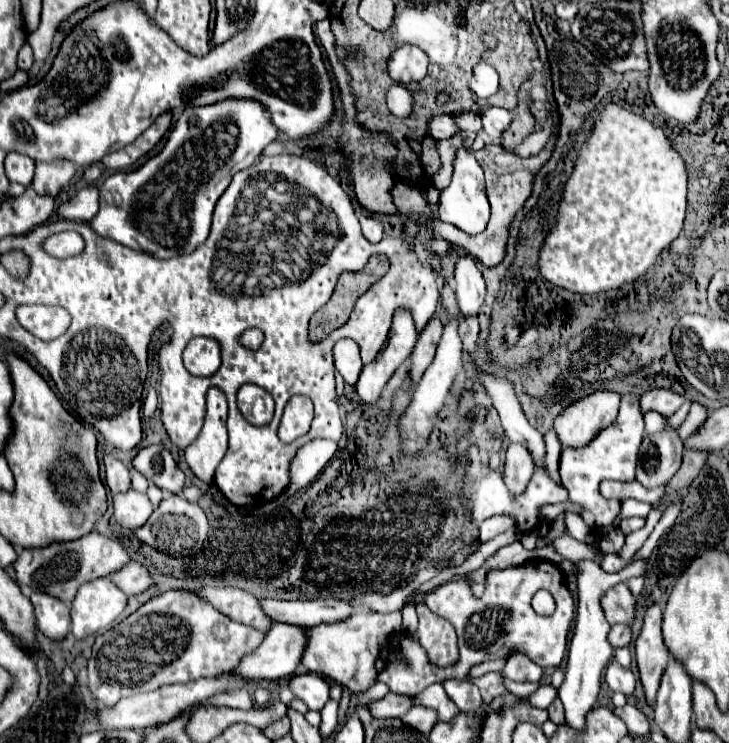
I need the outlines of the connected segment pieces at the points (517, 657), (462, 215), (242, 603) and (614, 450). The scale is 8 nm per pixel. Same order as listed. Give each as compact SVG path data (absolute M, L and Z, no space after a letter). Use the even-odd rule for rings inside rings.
M513 653L509 659L507 659L507 665L505 665L505 675L513 681L529 681L529 683L537 683L541 679L541 667L537 663L533 663L525 653Z
M459 149L459 153L455 155L455 171L453 171L453 181L447 189L441 189L439 193L439 219L445 223L455 225L457 229L471 233L471 235L479 235L485 231L487 223L489 223L489 201L485 195L485 183L483 183L483 169L479 167L477 159L473 157L473 151L467 149Z
M201 587L193 593L205 601L209 601L217 611L231 617L233 621L239 621L239 623L245 623L251 627L259 627L259 631L267 631L273 625L273 621L267 615L263 615L263 611L259 611L257 599L243 589Z
M625 393L621 397L621 407L617 419L603 431L599 431L587 445L573 449L563 447L561 459L559 459L559 473L561 481L569 491L569 501L579 503L585 507L583 519L591 529L601 529L617 517L621 503L613 499L603 499L599 493L599 483L603 479L617 479L617 481L631 481L635 479L635 465L637 465L637 453L643 439L643 413L639 407L639 395Z

